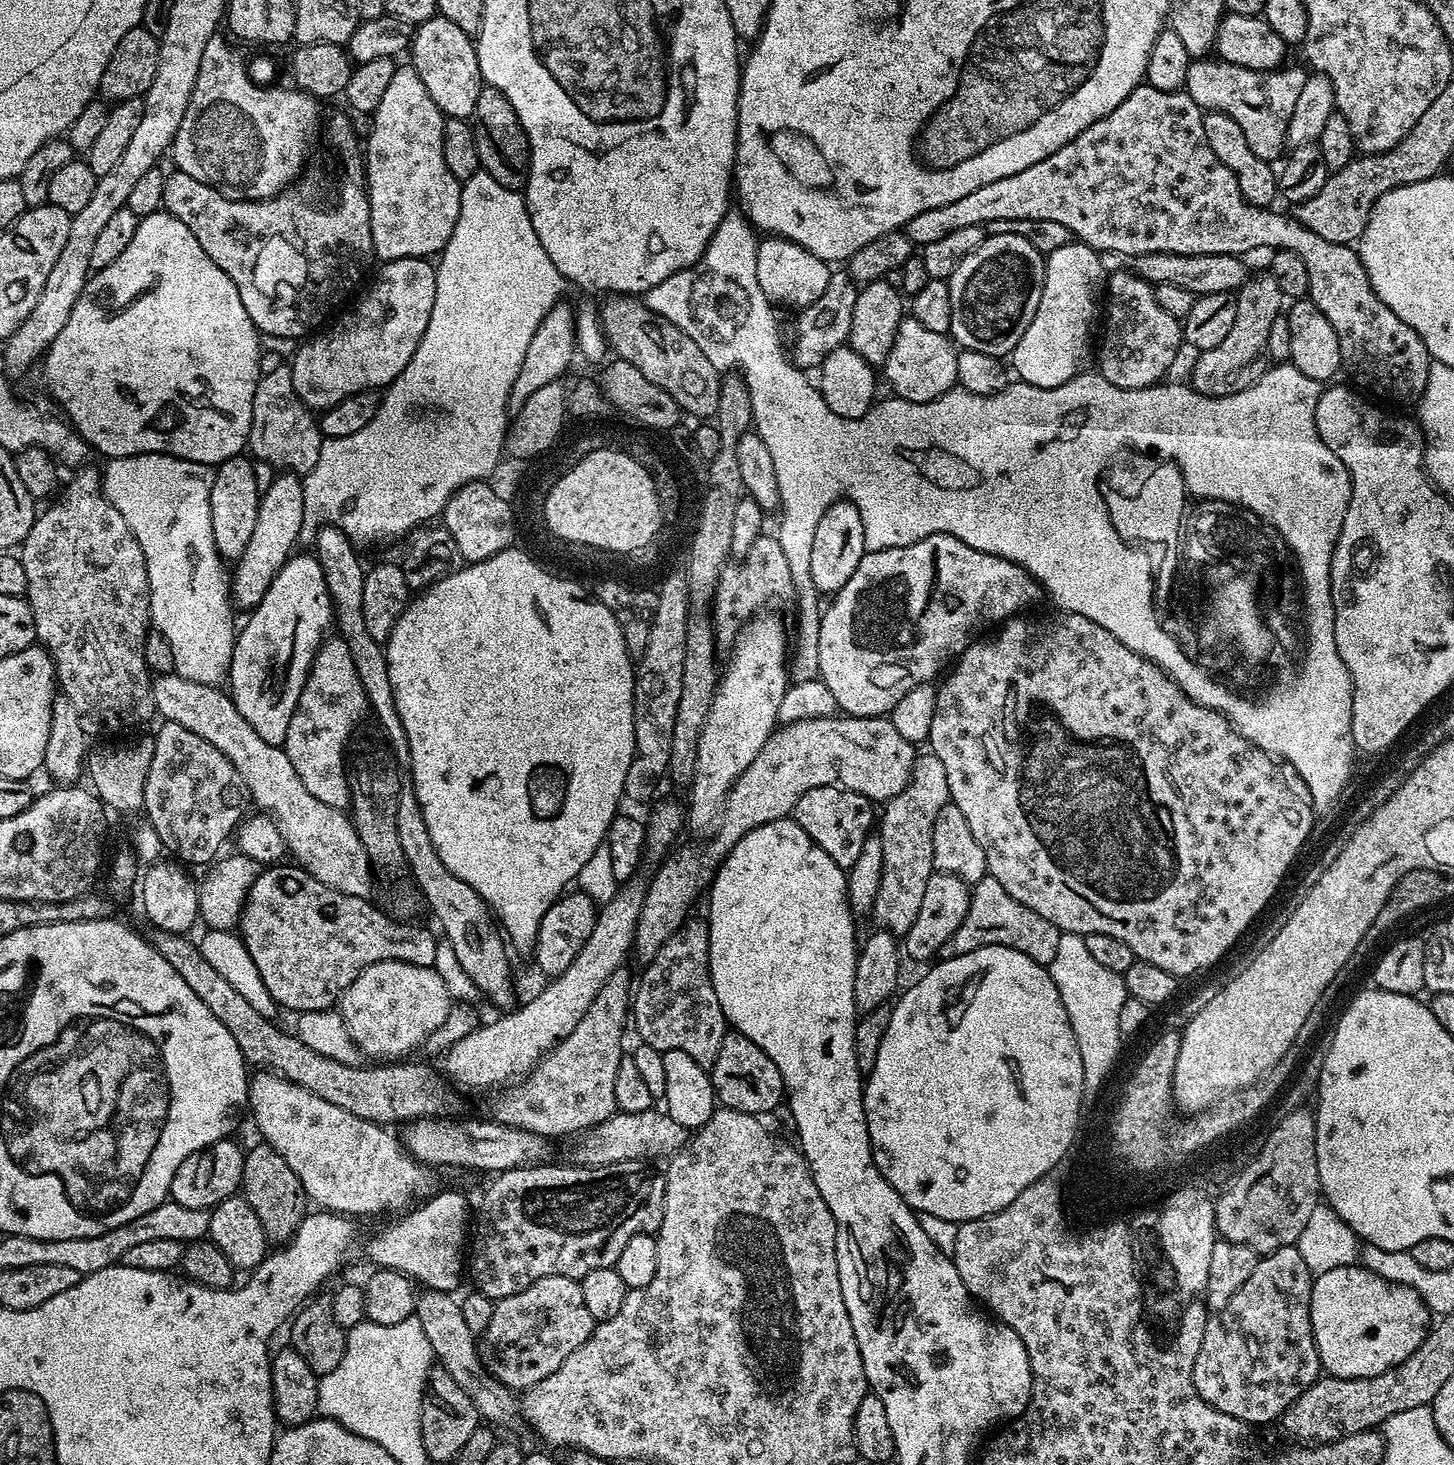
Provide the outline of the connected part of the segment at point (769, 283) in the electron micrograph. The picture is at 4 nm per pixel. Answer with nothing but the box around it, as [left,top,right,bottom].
[758,236,833,310]

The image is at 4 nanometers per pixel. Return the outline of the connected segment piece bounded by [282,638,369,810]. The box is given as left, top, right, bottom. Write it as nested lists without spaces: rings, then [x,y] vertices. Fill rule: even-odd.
[[[339,638],[325,639],[316,652],[306,686],[302,686],[282,747],[298,778],[302,778],[302,786],[306,786],[318,802],[326,802],[326,806],[341,810],[349,807],[346,749],[356,723],[368,711],[368,699],[362,690],[358,670],[354,668],[354,658],[350,658],[350,646]]]

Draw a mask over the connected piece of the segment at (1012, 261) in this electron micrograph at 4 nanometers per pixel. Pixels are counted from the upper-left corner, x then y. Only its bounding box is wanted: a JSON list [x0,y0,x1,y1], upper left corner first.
[947,234,1044,357]

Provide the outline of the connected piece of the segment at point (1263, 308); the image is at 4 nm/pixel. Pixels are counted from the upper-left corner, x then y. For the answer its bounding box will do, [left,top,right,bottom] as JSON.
[1190,274,1286,396]

